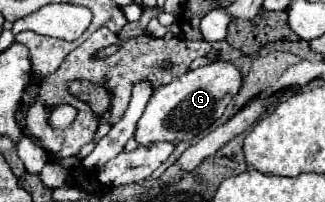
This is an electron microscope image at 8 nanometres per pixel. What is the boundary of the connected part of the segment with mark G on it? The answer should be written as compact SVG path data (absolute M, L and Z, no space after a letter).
M215 60L209 62L197 70L189 70L183 76L175 78L173 82L159 86L153 94L153 100L149 100L137 132L135 140L141 146L149 146L153 142L181 142L181 140L193 140L199 132L207 130L215 120L219 120L227 108L227 104L237 96L241 90L243 76L237 70L237 66L229 60Z

